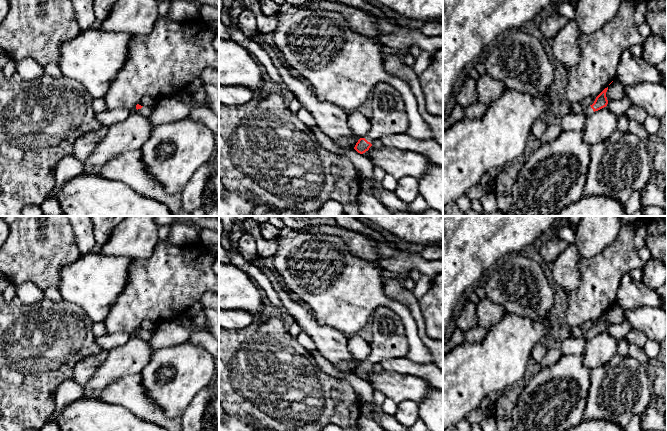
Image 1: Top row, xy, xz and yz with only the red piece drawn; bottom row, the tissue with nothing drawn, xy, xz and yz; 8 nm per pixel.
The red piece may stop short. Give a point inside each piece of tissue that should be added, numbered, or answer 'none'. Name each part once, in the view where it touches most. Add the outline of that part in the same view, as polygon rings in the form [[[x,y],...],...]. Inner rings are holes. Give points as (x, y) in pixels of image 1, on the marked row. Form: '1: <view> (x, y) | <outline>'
1: xz (389, 117) | [[[380,82],[372,90],[371,129],[365,139],[372,143],[384,136],[404,134],[409,121],[401,94],[390,84]]]

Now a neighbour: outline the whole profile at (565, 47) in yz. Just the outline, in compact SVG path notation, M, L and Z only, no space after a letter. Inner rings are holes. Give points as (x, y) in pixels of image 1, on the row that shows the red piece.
M569 20L554 37L551 44L553 58L566 70L577 66L581 59L580 32L575 20Z

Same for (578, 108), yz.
M596 97L586 98L583 101L570 103L569 113L584 115L584 110L586 107L592 105Z

